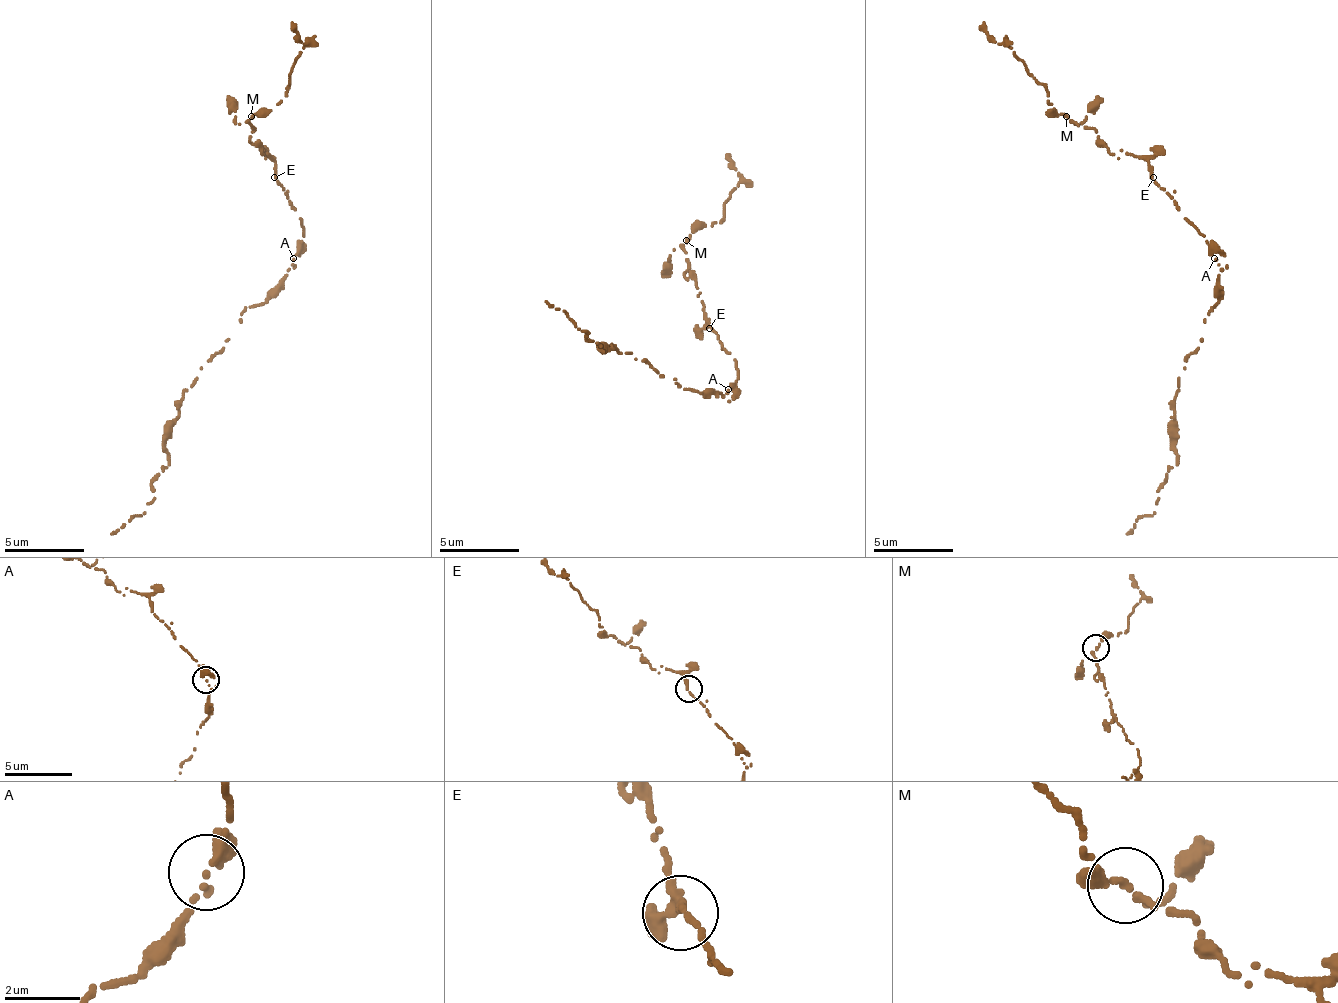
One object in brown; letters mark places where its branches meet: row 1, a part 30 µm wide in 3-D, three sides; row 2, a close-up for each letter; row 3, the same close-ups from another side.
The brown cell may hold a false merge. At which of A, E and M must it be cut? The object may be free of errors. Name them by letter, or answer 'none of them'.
A

